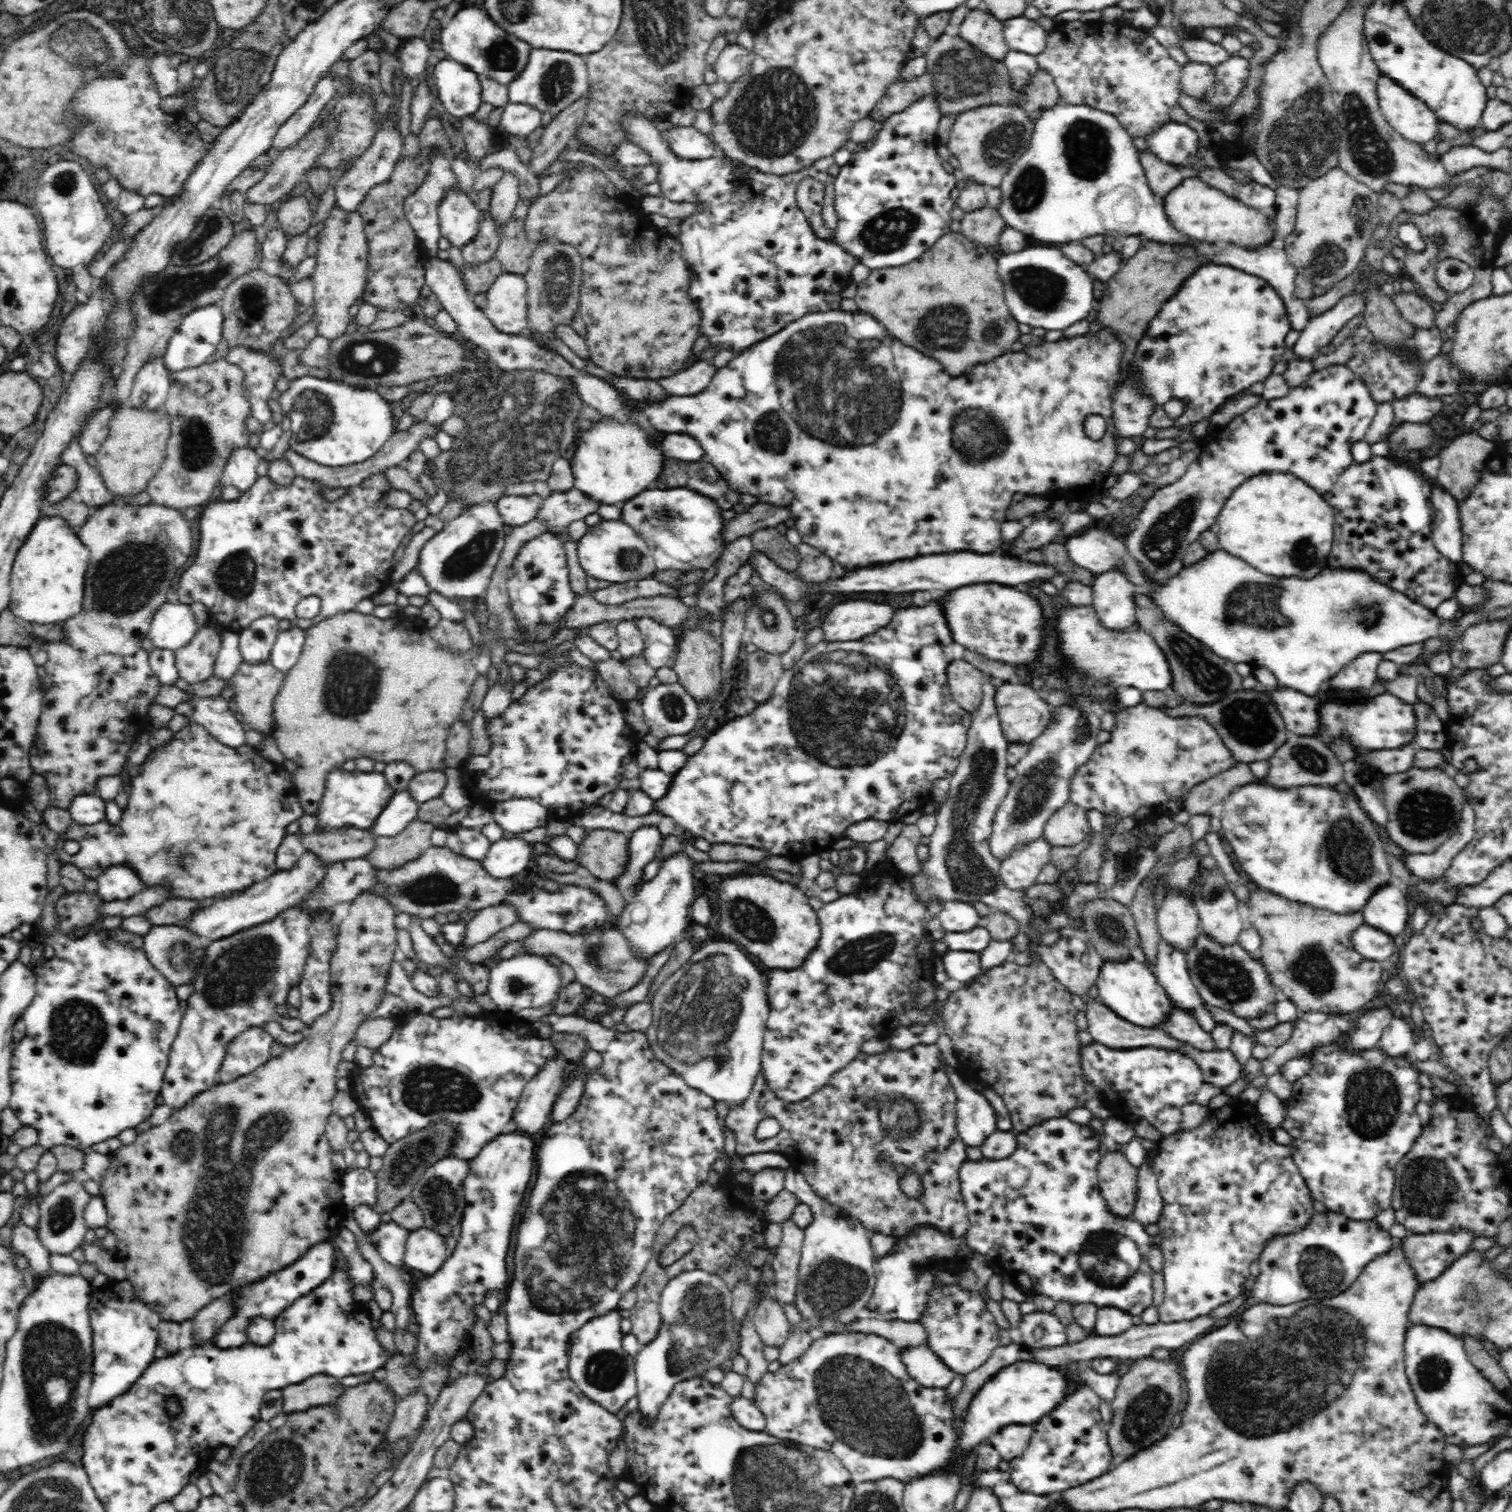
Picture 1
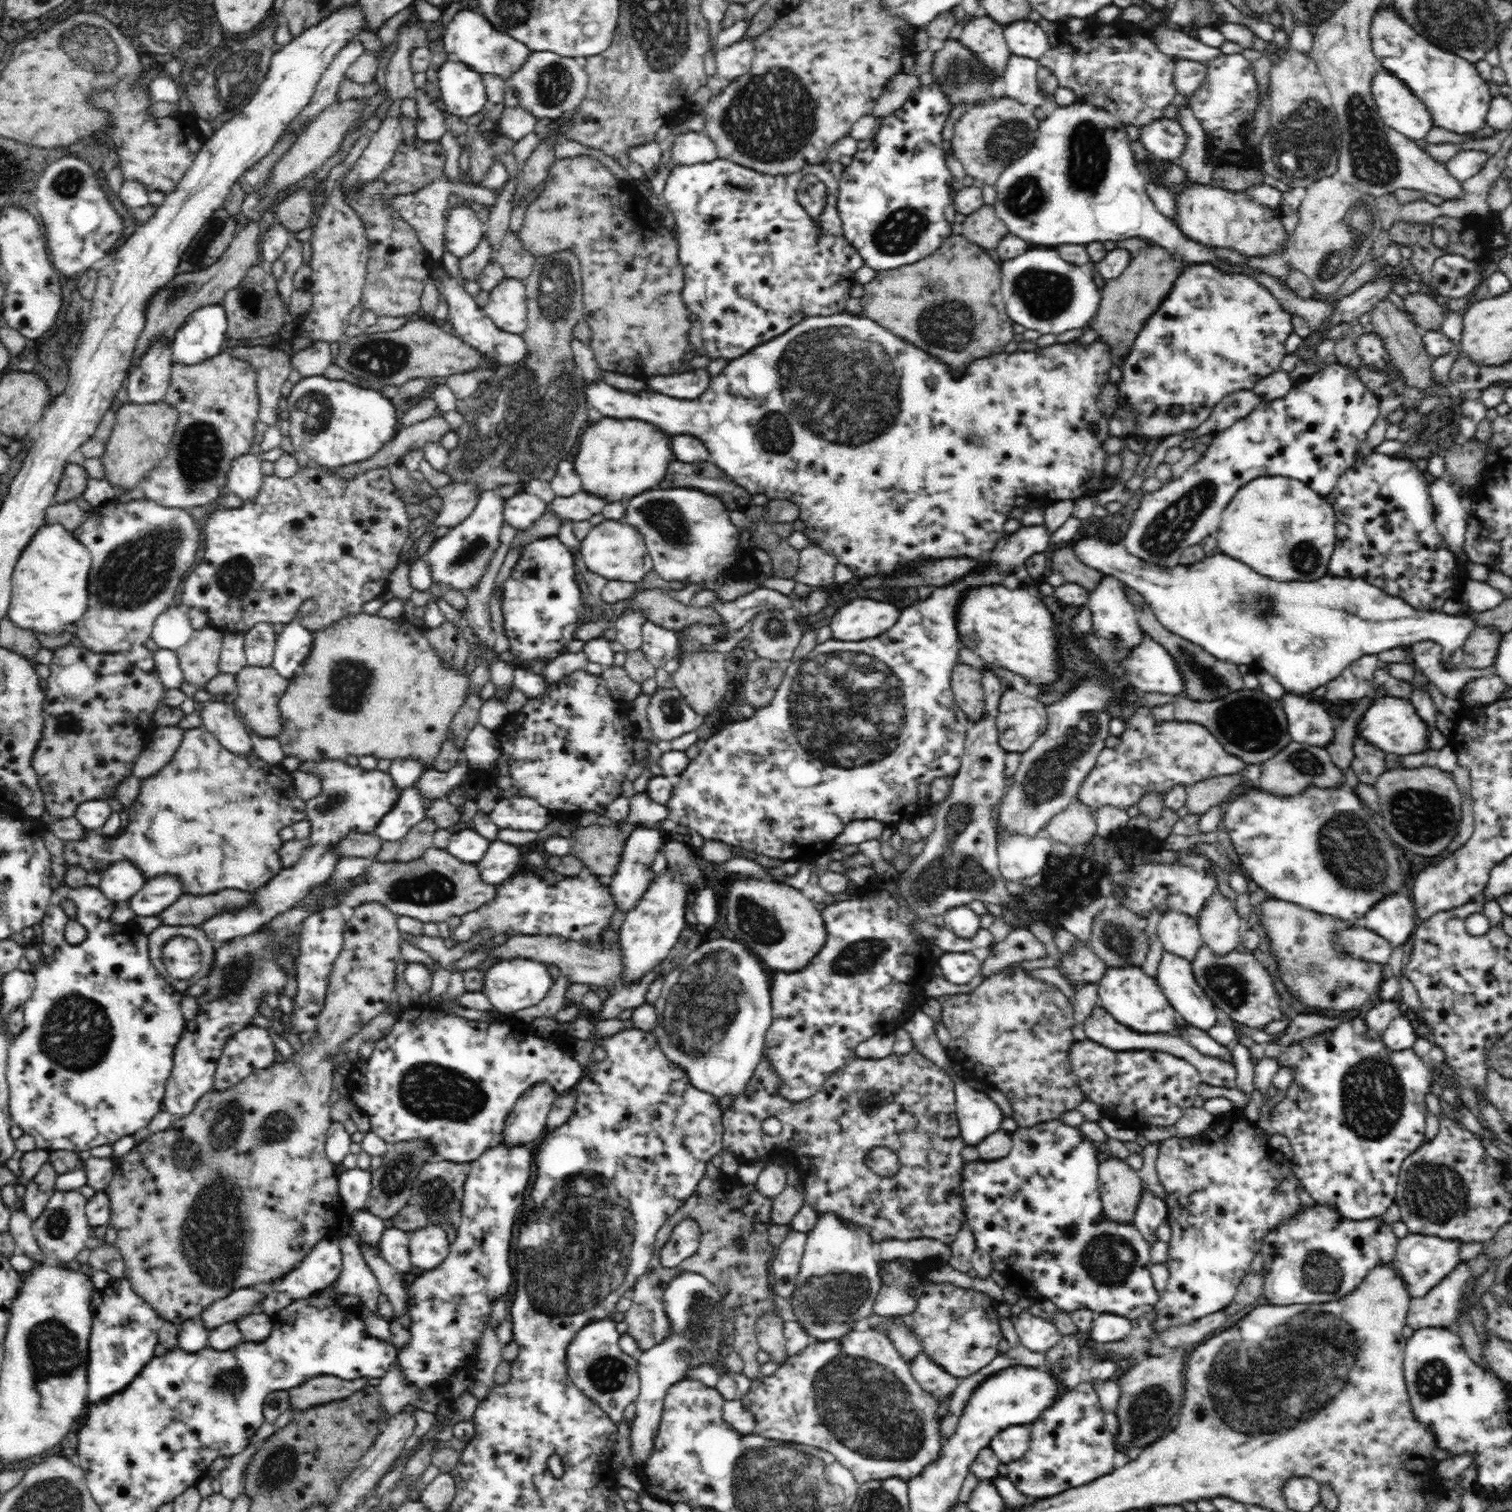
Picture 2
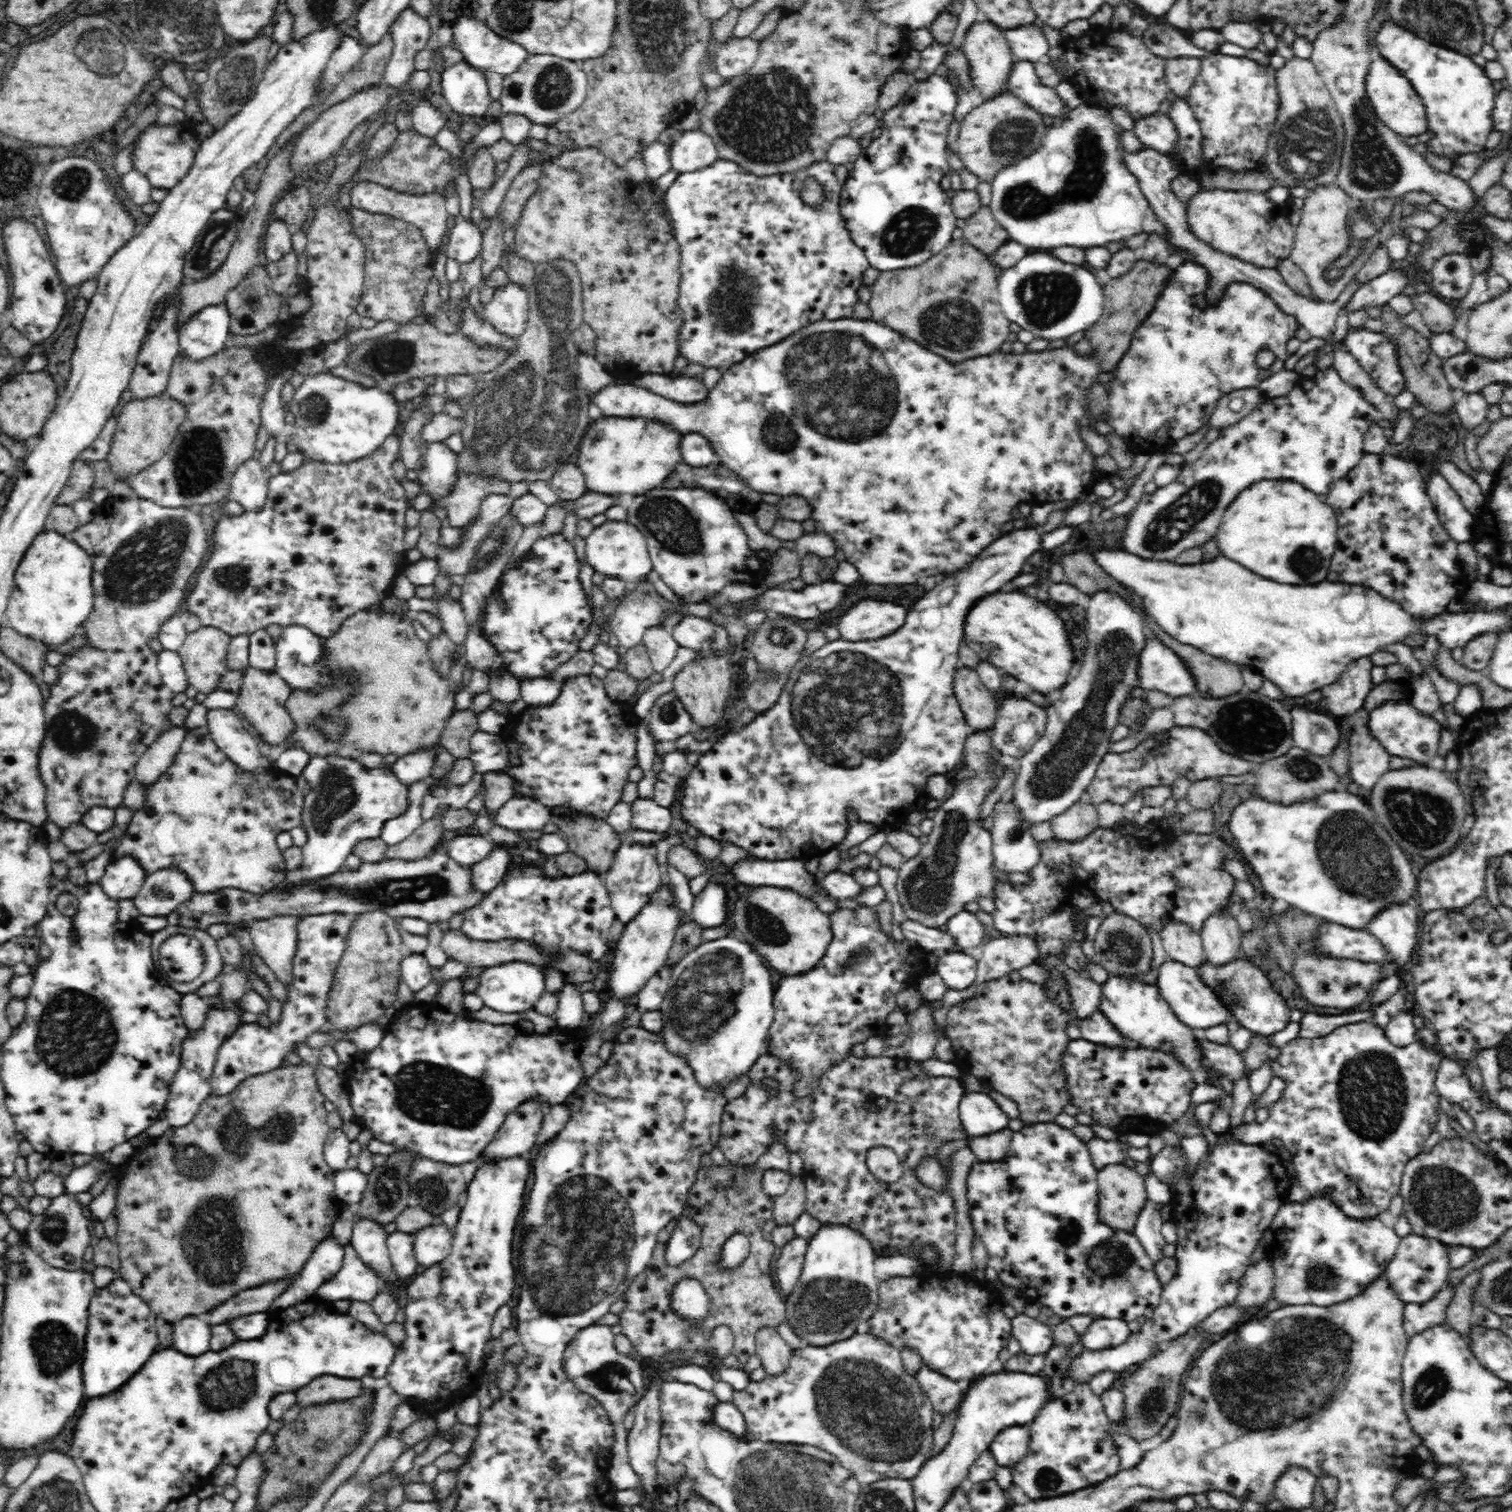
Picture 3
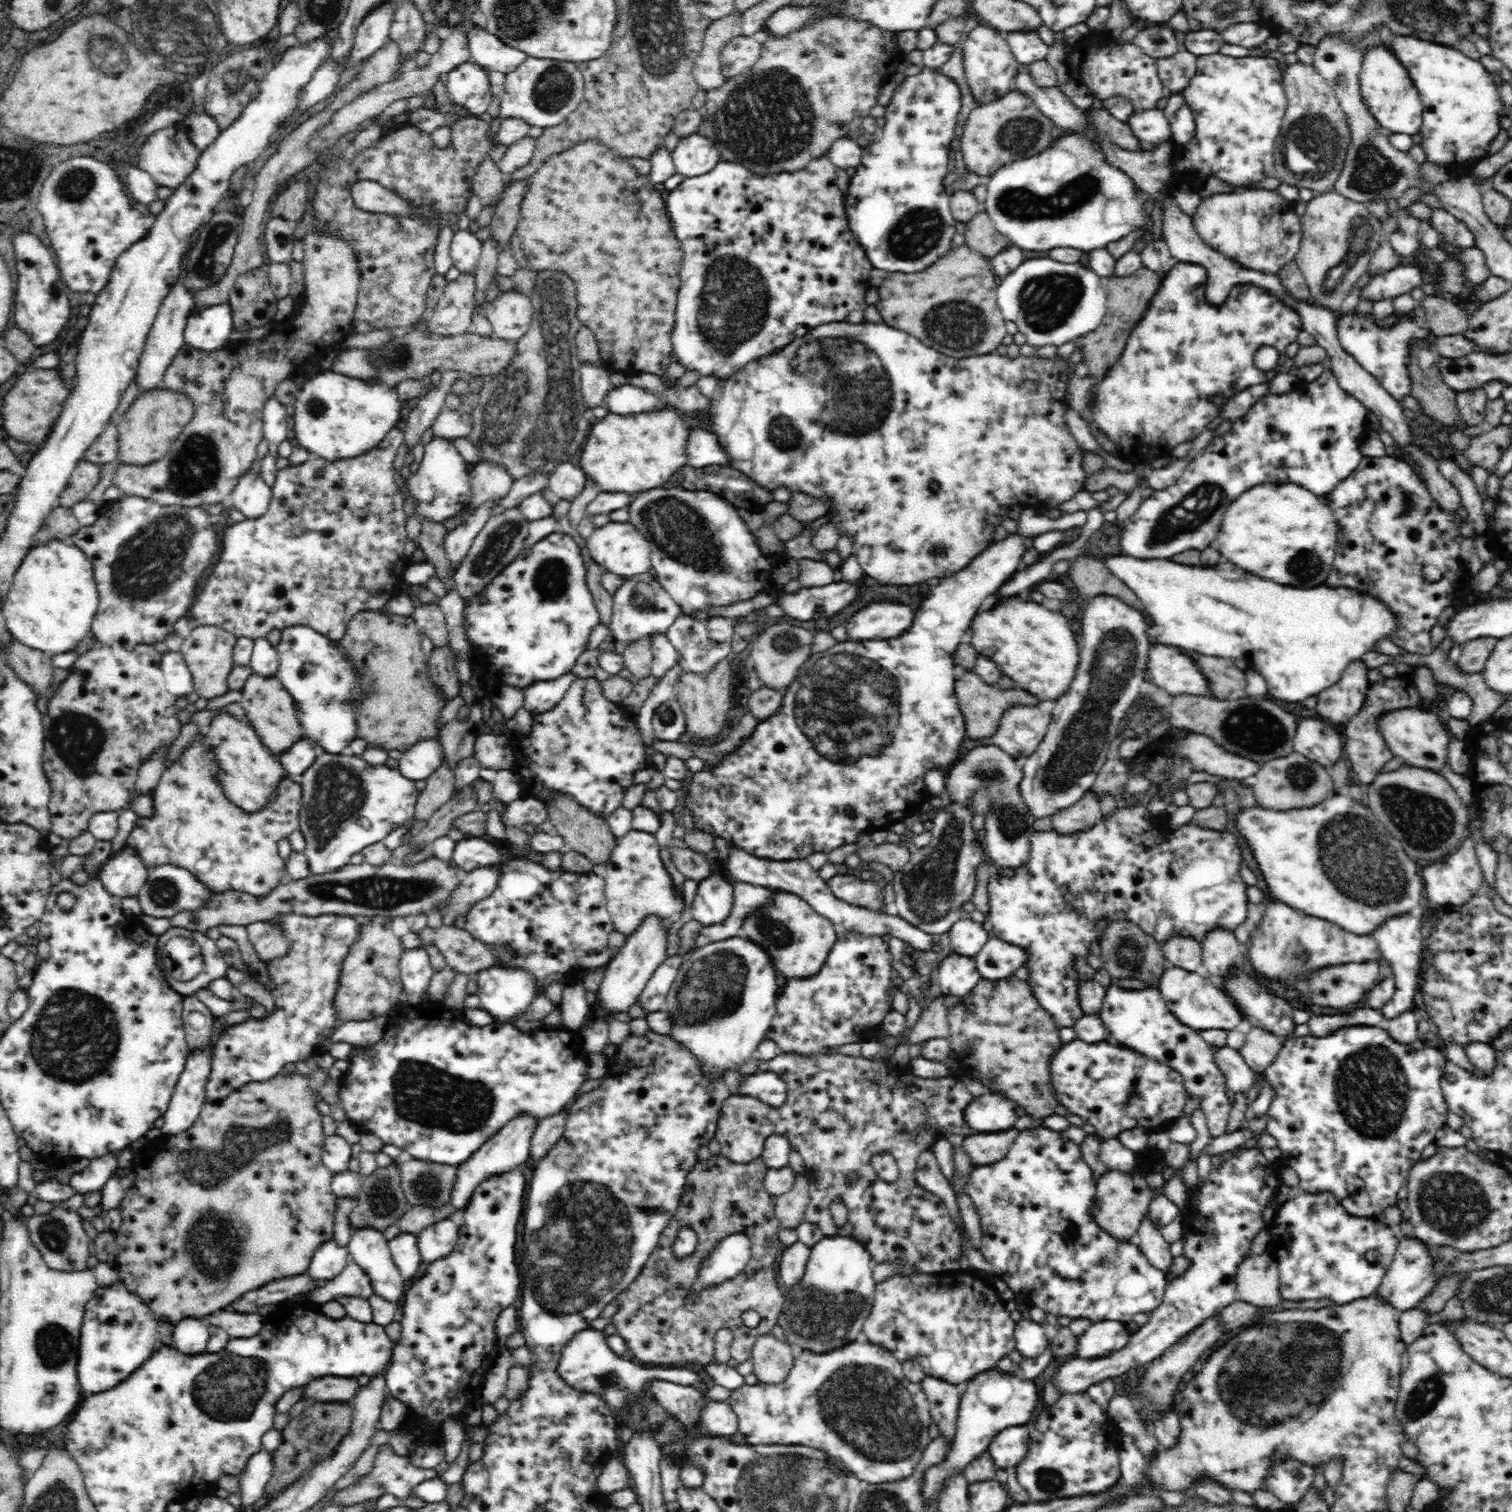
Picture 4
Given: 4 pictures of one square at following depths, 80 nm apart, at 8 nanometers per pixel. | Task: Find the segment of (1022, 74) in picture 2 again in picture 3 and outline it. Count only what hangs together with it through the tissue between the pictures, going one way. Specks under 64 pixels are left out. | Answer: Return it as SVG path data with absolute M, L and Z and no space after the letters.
M1014 59L1005 88L1039 114L1062 118L1068 112L1067 104L1058 97L1056 90L1040 82L1037 64L1030 60Z

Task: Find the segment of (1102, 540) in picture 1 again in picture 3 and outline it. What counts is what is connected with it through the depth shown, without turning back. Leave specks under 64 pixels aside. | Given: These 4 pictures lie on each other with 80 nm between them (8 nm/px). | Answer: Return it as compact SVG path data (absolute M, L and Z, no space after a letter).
M1088 548L1092 560L1102 566L1114 580L1126 588L1132 588L1143 601L1149 614L1156 619L1158 627L1183 644L1194 646L1205 654L1239 666L1250 668L1282 690L1283 696L1295 698L1320 690L1336 682L1352 660L1384 651L1386 646L1404 643L1410 636L1434 637L1446 651L1464 648L1476 635L1484 631L1500 634L1499 628L1510 619L1502 608L1493 612L1467 607L1464 613L1442 613L1432 618L1415 618L1397 602L1383 596L1362 583L1331 582L1322 580L1318 584L1280 584L1246 570L1246 566L1218 556L1212 562L1204 561L1191 565L1177 562L1146 560L1126 552L1123 548Z

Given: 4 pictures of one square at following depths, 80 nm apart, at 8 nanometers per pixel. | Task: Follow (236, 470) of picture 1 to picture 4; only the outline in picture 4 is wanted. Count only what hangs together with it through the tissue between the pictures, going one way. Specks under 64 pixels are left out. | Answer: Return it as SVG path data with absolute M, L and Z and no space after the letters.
M254 468L243 472L228 496L231 506L248 518L256 518L267 511L271 488Z

